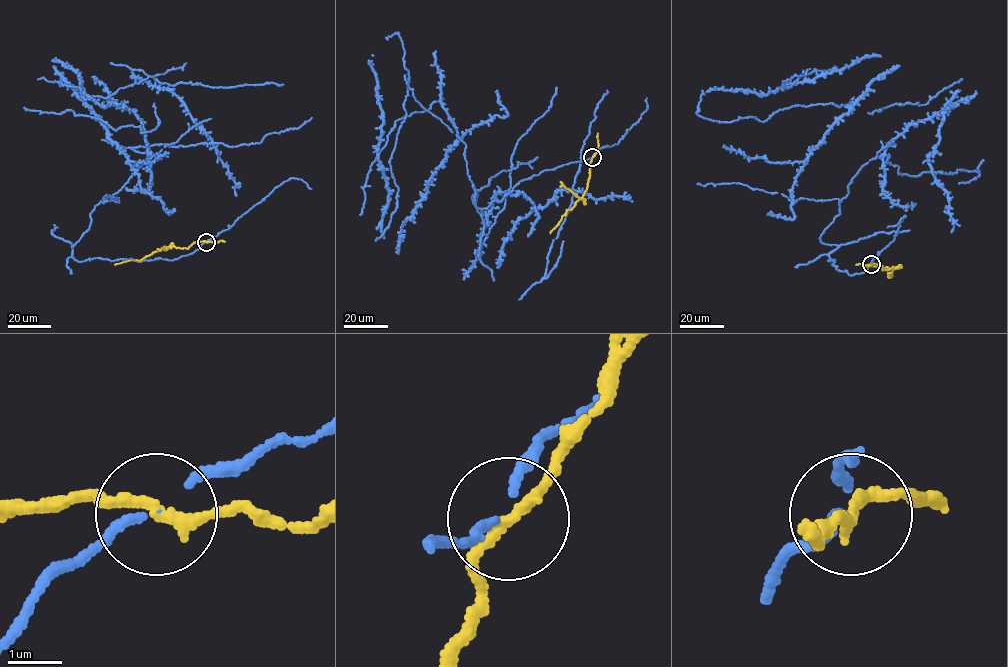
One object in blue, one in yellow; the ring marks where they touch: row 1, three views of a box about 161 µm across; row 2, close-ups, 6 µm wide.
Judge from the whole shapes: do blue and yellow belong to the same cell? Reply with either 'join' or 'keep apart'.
keep apart

